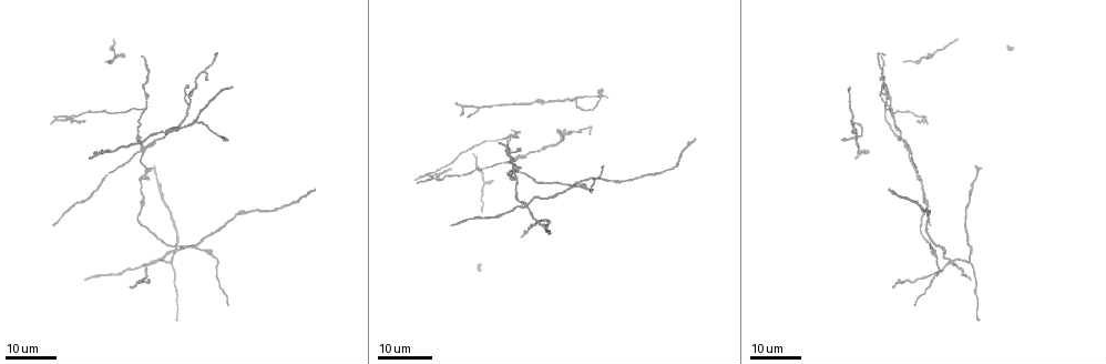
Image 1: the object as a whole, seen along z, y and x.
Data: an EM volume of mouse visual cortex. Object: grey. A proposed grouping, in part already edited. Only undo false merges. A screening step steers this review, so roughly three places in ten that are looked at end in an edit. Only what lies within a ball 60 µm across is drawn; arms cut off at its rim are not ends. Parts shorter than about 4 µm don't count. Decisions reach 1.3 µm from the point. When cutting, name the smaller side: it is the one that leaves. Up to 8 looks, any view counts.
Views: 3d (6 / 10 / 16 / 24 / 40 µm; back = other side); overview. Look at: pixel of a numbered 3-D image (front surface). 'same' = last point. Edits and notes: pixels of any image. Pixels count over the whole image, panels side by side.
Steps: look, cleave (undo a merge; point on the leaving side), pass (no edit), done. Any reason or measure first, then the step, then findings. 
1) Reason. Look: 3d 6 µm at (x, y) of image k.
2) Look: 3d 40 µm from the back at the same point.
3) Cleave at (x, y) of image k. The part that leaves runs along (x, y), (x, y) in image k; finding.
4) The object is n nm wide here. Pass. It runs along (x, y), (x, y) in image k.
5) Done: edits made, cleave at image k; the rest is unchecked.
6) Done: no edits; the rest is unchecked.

Three-way junction. Look: 3d 16 µm at (198, 121) of image 1.

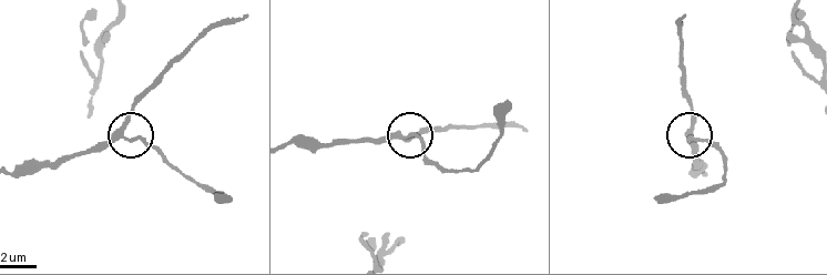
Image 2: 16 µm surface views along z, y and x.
Look: 3d 6 µm at (121, 136) of image 2.

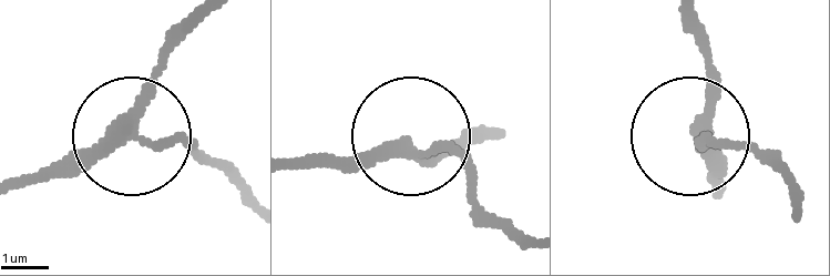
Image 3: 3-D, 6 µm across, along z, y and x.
Pass. Continuous, no second neuron.

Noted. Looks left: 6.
Three arms meet. Look: 3d 16 µm at (190, 107) of image 1.

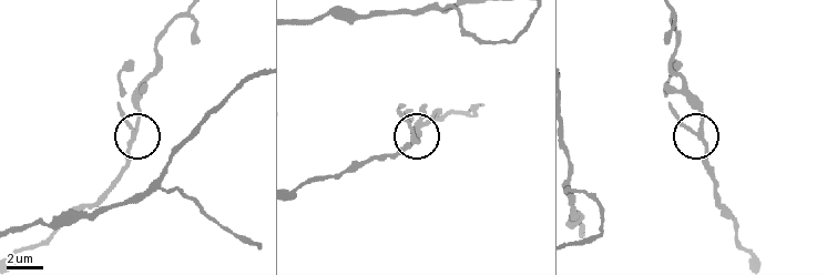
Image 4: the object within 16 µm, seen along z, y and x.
Look: 3d 10 µm at (137, 130) of image 4.

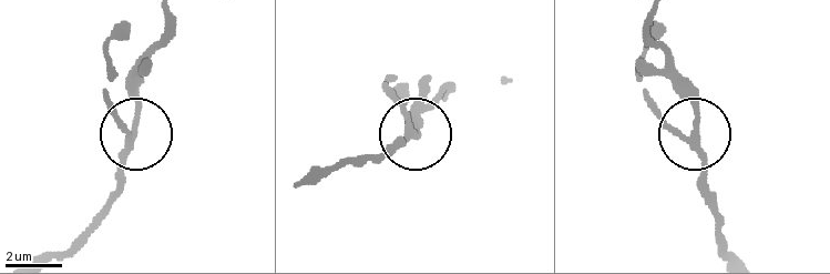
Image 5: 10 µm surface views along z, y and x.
The object is 190 nm wide here. Pass. It runs along (331, 171), (377, 156), (414, 133), (383, 88) in image 5; all the same neuron.

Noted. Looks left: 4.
Three arms meet. Look: 3d 16 µm at (145, 148) of image 1.

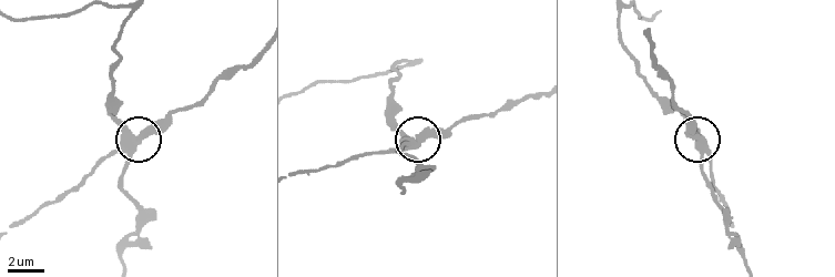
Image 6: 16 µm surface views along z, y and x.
Look: 3d 10 µm at (133, 135) of image 6.

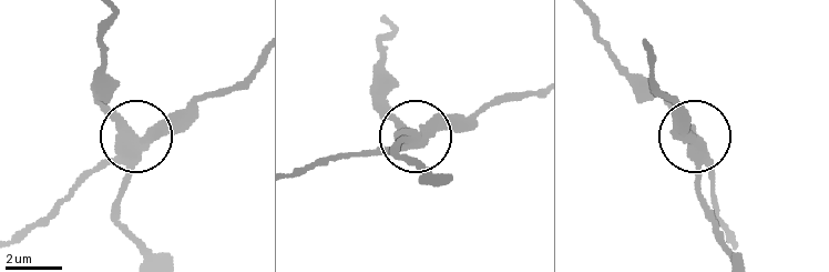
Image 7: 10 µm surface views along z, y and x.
The object is 420 nm wide here. Cleave at (119, 113) of image 7. A second neuron is stuck on.

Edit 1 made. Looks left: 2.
Done: edits made, cleave at image 7; the rest is unchecked.

